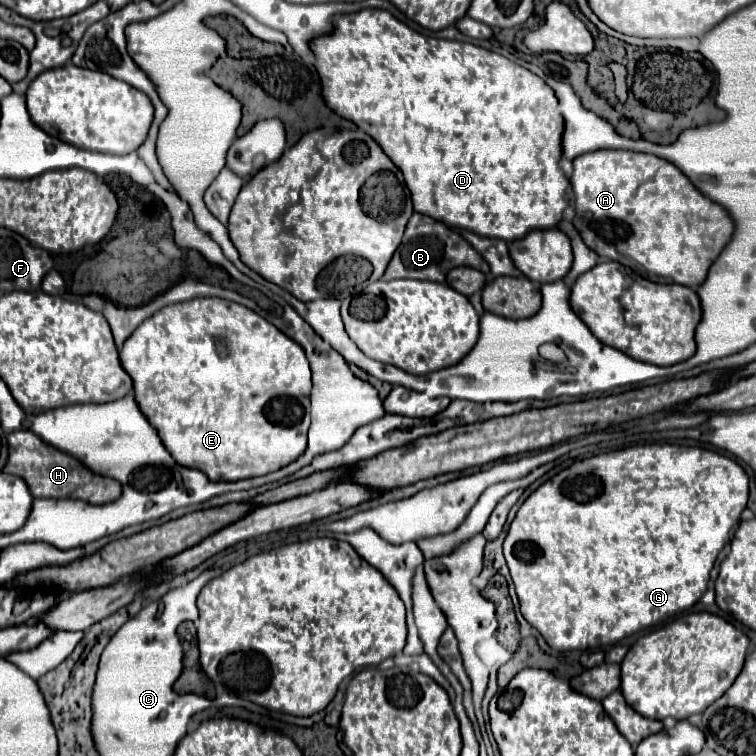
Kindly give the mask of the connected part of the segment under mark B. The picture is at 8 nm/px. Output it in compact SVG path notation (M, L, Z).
M413 214L405 234L403 234L403 242L399 244L399 248L395 250L395 256L391 258L383 280L395 280L395 278L417 278L417 280L431 280L431 282L445 282L445 276L451 268L457 266L471 266L479 272L483 272L489 280L491 270L489 264L481 258L479 252L475 252L471 248L469 242L465 242L457 232L453 232L449 226L445 226L439 220L433 220L431 216L425 214Z

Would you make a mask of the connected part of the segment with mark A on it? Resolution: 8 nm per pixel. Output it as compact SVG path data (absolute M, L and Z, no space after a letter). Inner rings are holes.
M595 150L573 160L571 186L575 194L573 226L583 242L599 256L615 260L635 274L663 284L699 286L709 270L713 258L725 248L733 234L733 220L729 214L709 198L705 198L677 166L653 154L639 154L629 150Z

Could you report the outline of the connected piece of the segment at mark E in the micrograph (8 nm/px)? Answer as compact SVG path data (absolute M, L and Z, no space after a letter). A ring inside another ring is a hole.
M195 298L191 302L179 302L173 306L165 306L159 312L155 312L153 316L149 316L147 320L143 320L143 324L139 324L139 328L135 328L135 332L121 346L119 358L121 358L123 370L133 380L133 392L135 392L135 402L137 402L139 410L151 422L151 426L157 430L167 452L175 458L177 464L187 466L187 468L199 468L203 474L207 474L209 480L233 482L233 480L263 476L263 474L275 472L275 470L291 464L307 448L311 370L309 370L309 362L305 358L305 352L297 342L293 342L283 332L279 332L271 322L267 322L265 318L261 318L259 314L255 314L253 310L249 310L241 304L235 304L235 302L223 300L223 298ZM217 340L221 340L227 346L225 356L219 354Z

